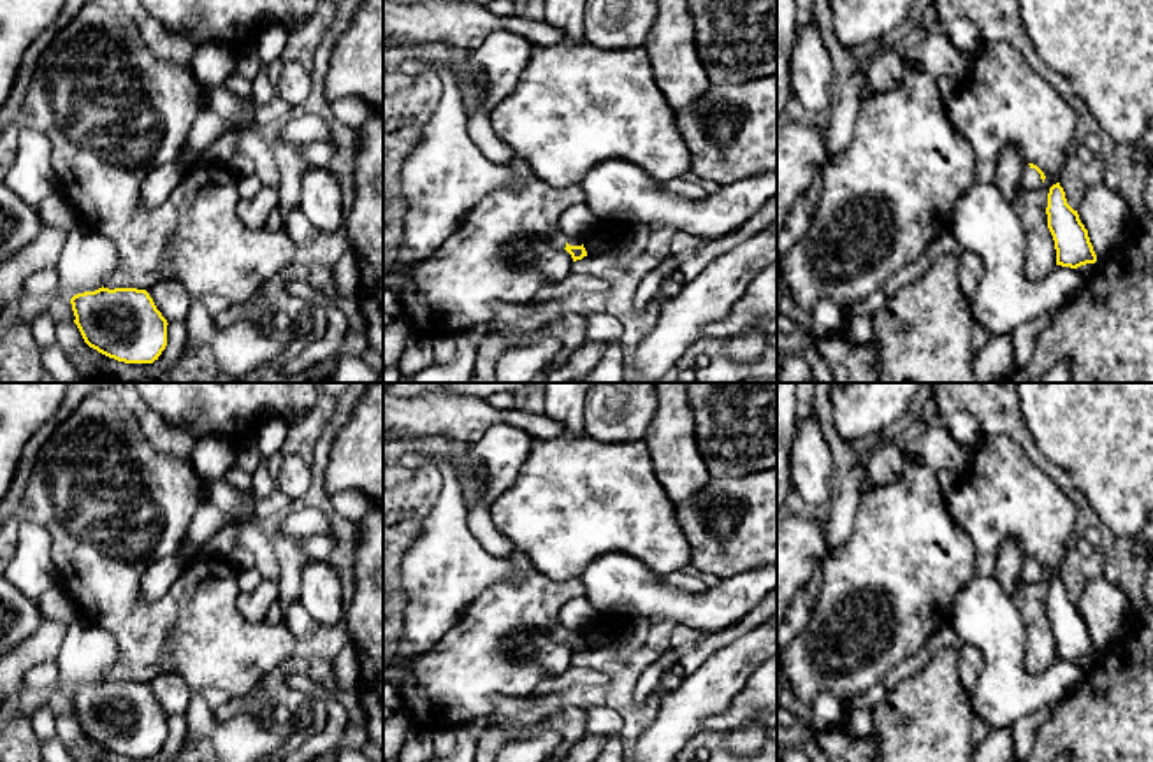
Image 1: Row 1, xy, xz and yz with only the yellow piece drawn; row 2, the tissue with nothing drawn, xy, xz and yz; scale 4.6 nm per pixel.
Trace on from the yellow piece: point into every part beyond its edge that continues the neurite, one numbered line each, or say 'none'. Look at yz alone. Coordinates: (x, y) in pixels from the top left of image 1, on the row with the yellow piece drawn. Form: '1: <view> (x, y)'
1: yz (1030, 179)

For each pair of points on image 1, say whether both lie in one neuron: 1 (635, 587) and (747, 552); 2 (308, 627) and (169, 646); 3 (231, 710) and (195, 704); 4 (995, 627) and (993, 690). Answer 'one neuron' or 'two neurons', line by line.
1: two neurons
2: two neurons
3: two neurons
4: one neuron

